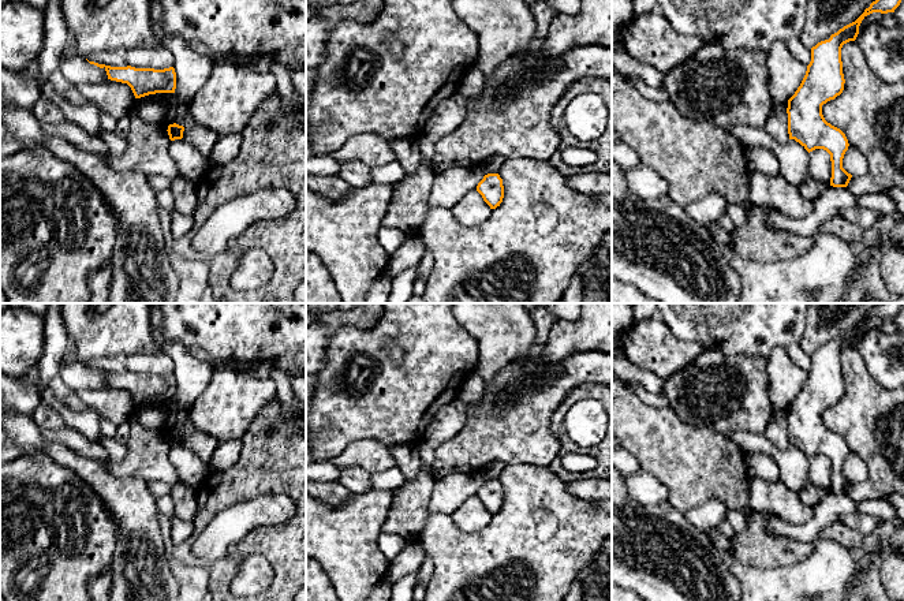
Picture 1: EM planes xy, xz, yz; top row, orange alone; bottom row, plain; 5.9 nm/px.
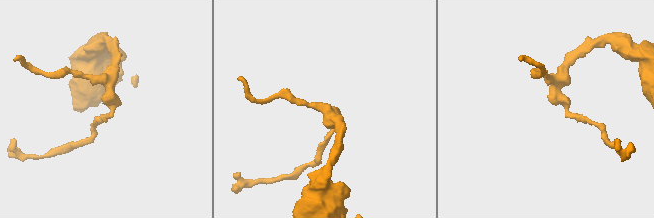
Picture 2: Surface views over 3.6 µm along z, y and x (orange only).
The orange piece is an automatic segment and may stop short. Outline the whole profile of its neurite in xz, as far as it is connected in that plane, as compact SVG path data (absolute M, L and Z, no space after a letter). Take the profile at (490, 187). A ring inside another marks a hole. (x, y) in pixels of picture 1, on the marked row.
M488 173L478 183L477 191L482 195L490 209L496 209L504 198L503 179L498 173Z

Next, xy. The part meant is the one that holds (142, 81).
M89 61L107 71L108 79L127 83L135 98L141 98L156 93L175 93L176 89L176 72L173 67L164 70L154 68L135 68L127 67L111 67Z

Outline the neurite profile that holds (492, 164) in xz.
M492 156L482 161L481 168L485 175L497 173L505 160L504 156Z

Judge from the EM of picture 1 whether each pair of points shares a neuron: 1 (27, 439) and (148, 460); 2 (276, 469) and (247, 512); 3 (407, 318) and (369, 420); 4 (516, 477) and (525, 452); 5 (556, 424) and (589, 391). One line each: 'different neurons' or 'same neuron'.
1: different neurons
2: different neurons
3: same neuron
4: different neurons
5: same neuron

